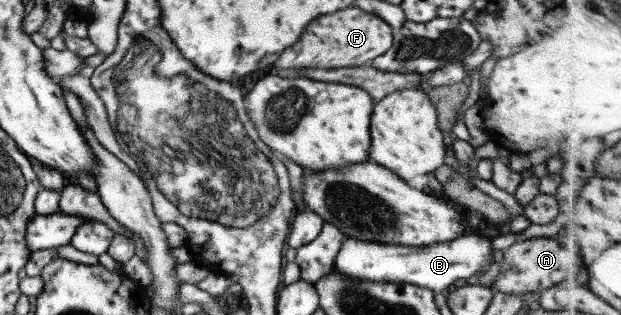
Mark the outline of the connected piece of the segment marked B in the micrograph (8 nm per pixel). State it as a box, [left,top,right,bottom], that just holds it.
[332,232,491,292]

